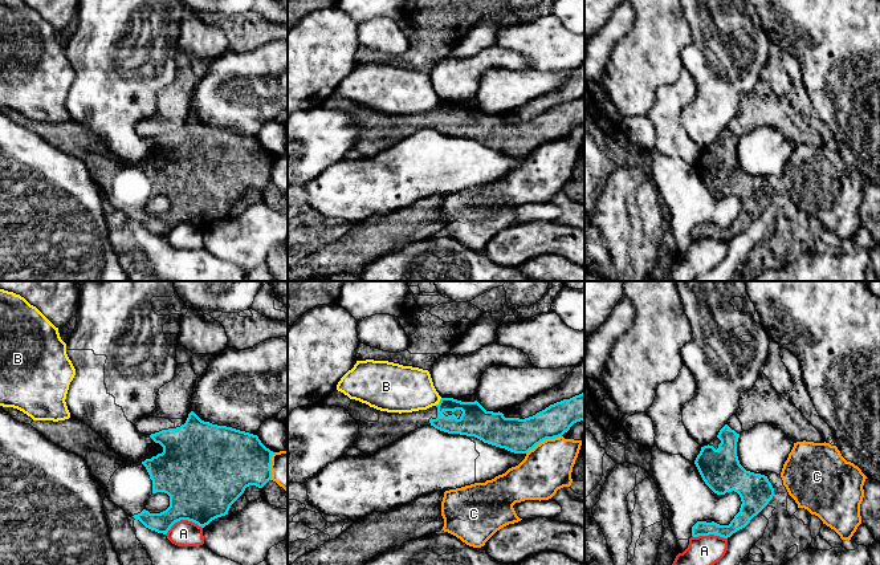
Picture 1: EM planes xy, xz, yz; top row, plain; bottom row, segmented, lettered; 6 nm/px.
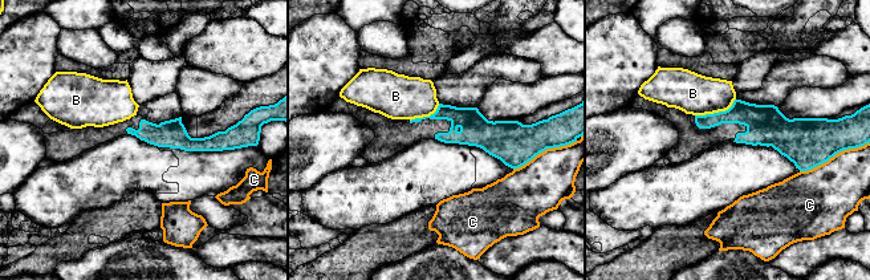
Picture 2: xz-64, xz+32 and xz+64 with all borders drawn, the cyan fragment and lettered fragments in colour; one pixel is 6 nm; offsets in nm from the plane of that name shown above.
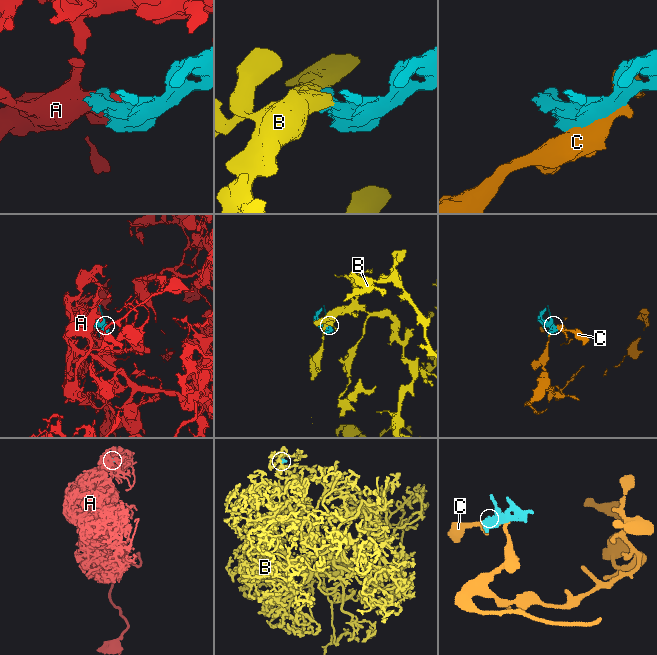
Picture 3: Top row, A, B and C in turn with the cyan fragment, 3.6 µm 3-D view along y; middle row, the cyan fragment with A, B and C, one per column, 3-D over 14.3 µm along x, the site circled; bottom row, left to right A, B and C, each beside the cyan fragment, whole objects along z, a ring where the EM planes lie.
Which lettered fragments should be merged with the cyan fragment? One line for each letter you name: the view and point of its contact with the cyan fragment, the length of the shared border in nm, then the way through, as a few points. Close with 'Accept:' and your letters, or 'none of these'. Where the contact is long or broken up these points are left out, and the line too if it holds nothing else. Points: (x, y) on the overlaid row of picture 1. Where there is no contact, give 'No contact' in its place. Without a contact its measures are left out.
Accept: none of these

